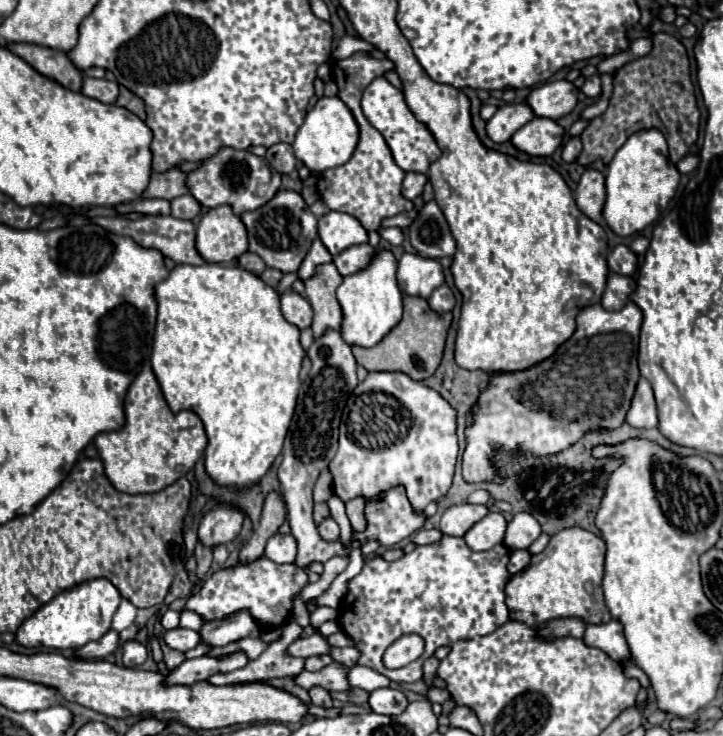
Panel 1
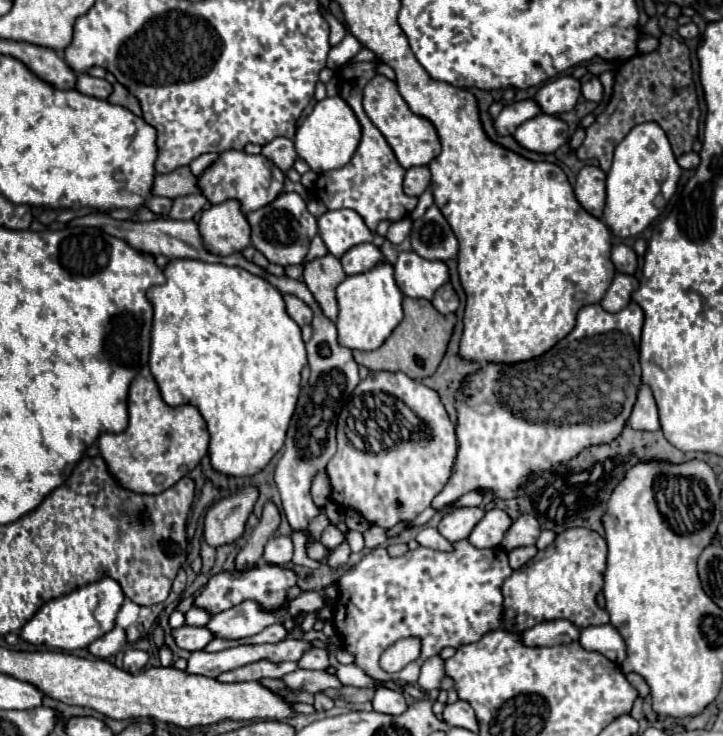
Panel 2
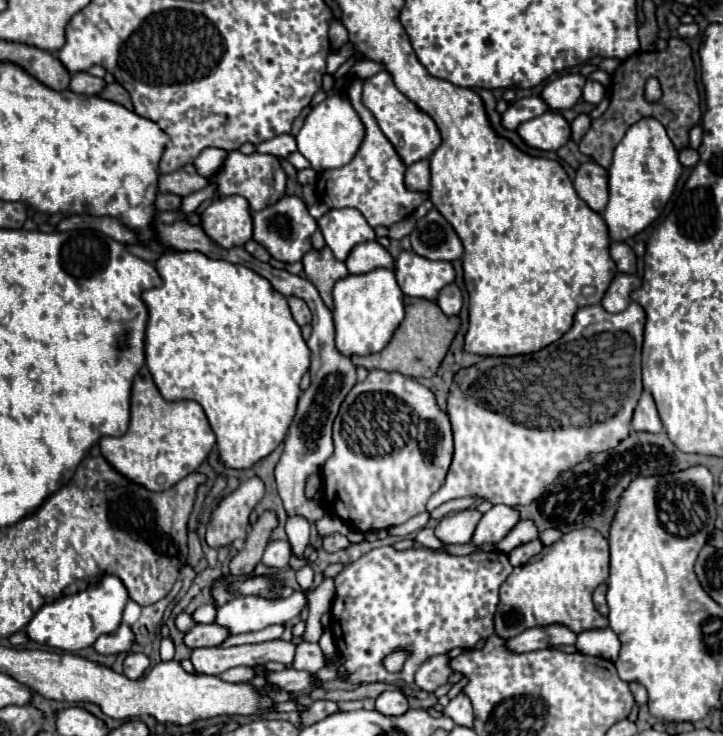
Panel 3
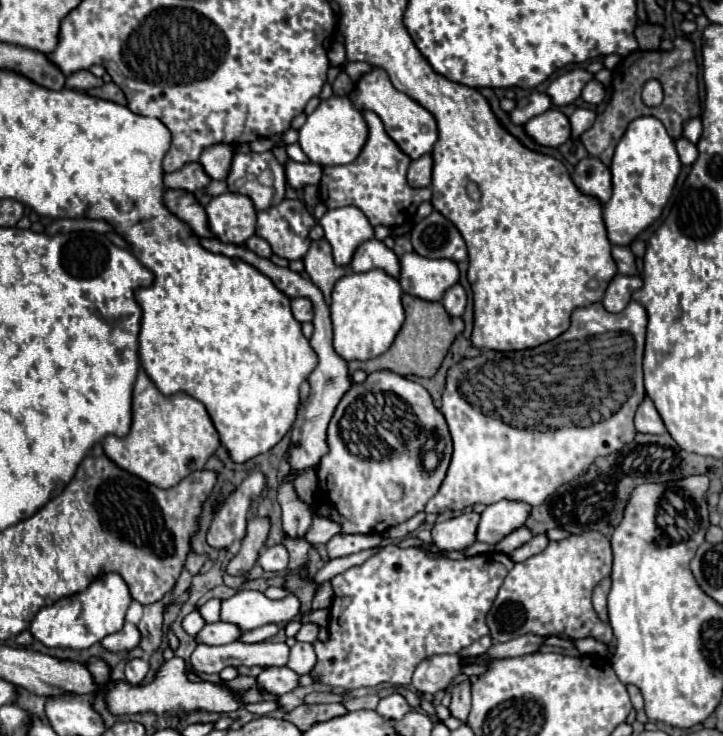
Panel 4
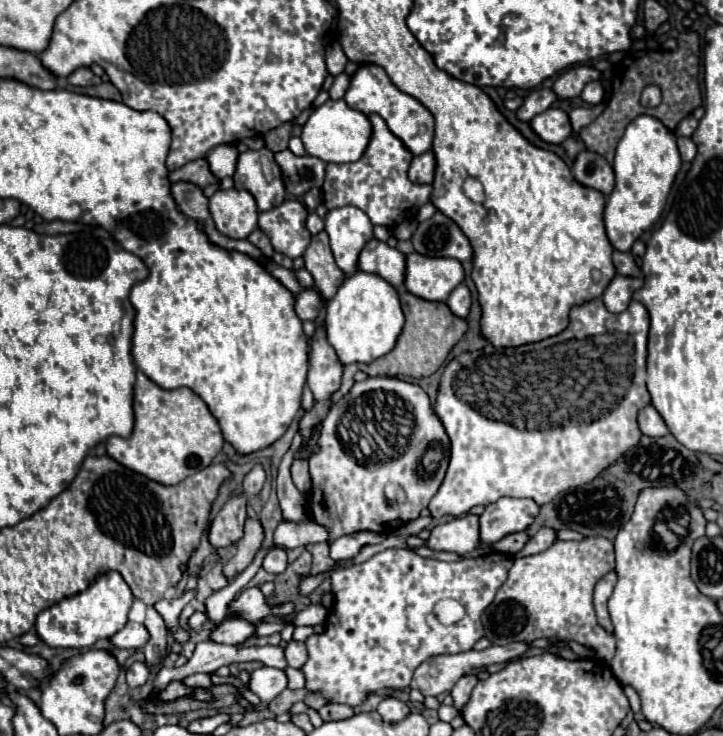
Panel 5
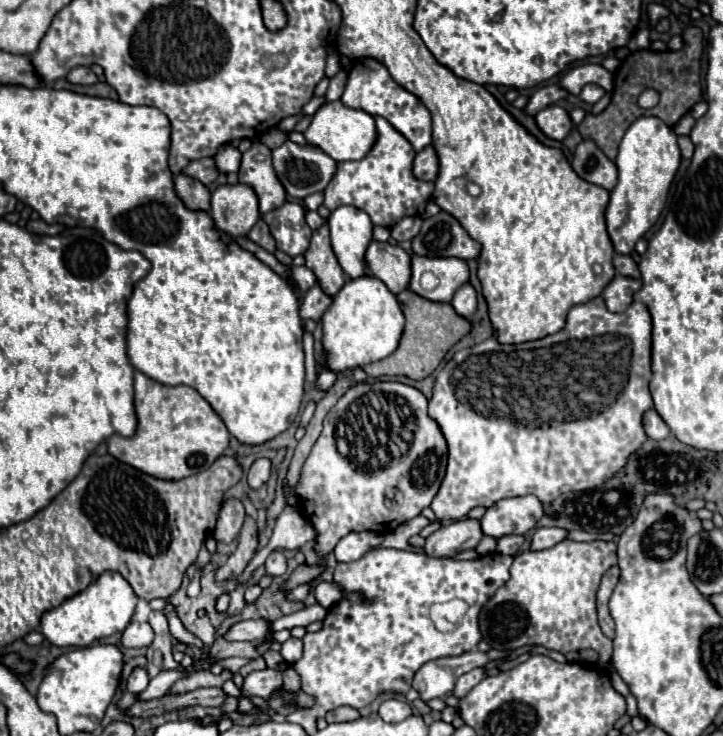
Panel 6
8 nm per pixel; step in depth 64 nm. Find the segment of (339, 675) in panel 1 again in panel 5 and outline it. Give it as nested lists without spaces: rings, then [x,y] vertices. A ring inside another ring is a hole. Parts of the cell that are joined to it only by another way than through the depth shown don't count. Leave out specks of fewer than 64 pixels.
[[[262,666],[258,670],[254,670],[250,674],[250,682],[248,688],[260,698],[260,703],[254,707],[255,711],[262,711],[268,708],[268,704],[274,696],[278,696],[288,684],[288,678],[284,674],[284,670],[276,670],[276,668],[268,668]]]

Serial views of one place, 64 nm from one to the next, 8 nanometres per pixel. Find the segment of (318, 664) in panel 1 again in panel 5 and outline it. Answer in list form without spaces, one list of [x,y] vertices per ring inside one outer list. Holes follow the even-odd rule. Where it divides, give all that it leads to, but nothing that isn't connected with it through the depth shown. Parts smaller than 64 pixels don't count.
[[[290,640],[284,650],[286,650],[286,662],[288,662],[288,666],[292,666],[292,668],[302,668],[302,664],[308,660],[308,652],[306,652],[304,642]]]

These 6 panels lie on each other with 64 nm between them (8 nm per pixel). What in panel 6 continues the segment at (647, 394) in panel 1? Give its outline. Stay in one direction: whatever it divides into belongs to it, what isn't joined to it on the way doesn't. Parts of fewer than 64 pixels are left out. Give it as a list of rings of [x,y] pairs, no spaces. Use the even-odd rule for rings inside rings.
[[[648,410],[644,414],[644,430],[648,434],[648,438],[654,438],[654,440],[664,440],[668,438],[670,434],[670,428],[666,426],[666,422],[658,416],[656,410]]]

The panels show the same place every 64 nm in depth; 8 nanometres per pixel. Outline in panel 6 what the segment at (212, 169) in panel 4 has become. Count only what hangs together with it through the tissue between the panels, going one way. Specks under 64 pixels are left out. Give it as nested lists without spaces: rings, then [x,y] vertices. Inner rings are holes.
[[[222,146],[214,156],[218,170],[226,172],[226,174],[236,172],[240,168],[240,158],[242,158],[242,154],[234,146]]]

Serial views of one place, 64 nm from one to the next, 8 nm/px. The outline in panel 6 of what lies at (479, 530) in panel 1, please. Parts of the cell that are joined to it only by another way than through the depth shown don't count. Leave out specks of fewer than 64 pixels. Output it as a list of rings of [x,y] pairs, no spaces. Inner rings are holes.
[[[532,494],[522,498],[504,498],[490,506],[484,514],[482,532],[486,536],[502,538],[508,534],[526,534],[536,528],[536,522],[544,516],[544,506]]]

